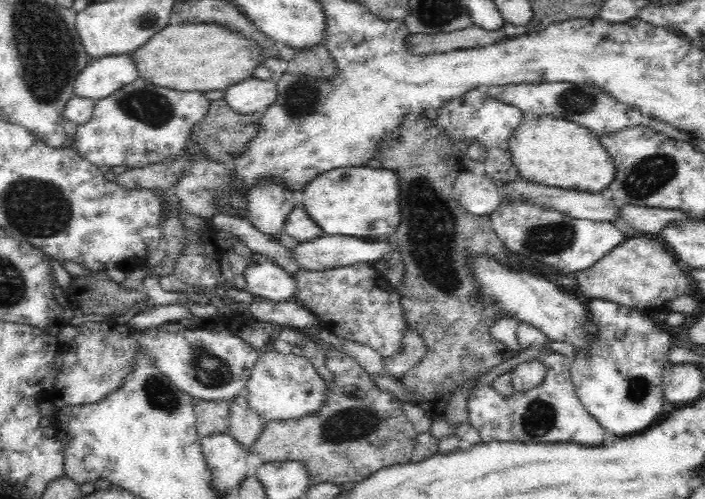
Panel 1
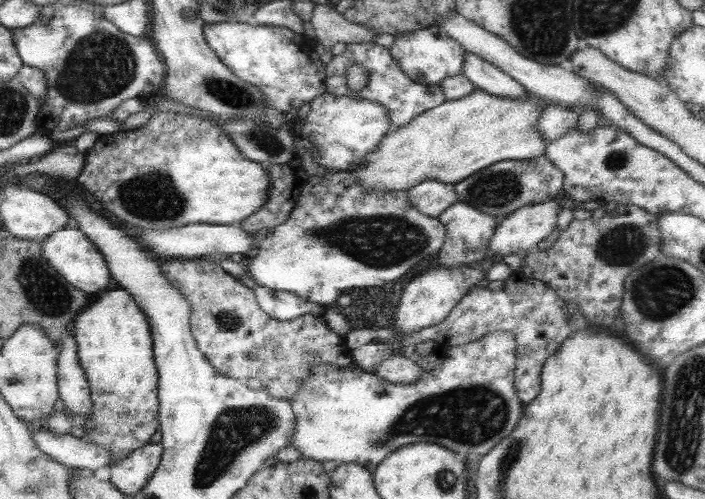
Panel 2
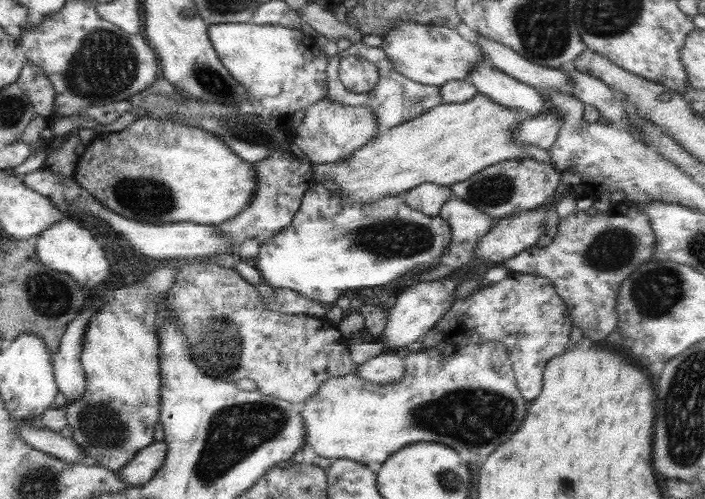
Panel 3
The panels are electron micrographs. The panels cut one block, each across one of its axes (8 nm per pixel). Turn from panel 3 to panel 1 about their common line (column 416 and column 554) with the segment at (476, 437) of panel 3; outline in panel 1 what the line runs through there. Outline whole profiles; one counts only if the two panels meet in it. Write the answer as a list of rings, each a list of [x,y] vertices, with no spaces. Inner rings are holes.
[[[547,352],[541,357],[546,374],[543,381],[521,393],[502,395],[493,391],[490,384],[478,384],[472,388],[468,398],[468,422],[479,432],[482,442],[523,442],[523,443],[562,443],[574,442],[574,444],[586,444],[586,446],[598,446],[604,440],[604,428],[584,408],[575,391],[572,377],[571,364],[575,353],[564,356],[560,353]]]

